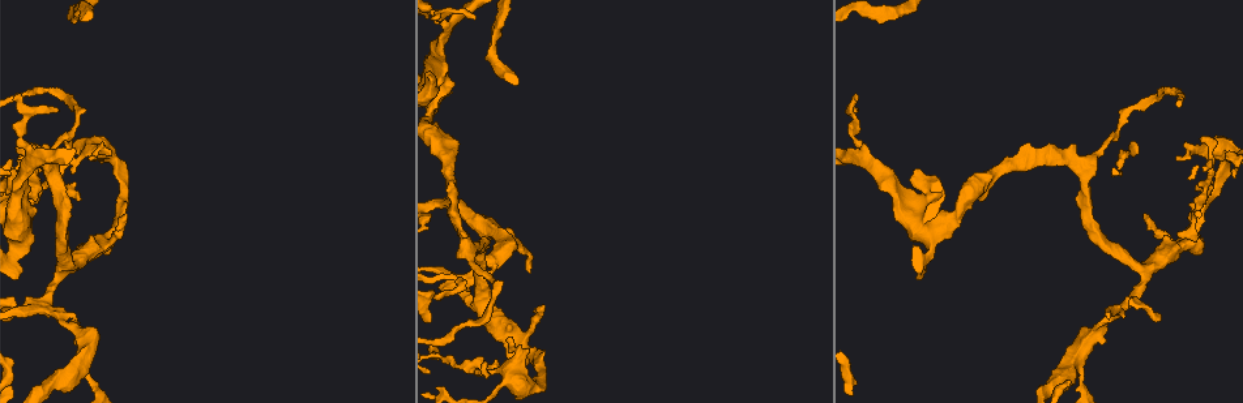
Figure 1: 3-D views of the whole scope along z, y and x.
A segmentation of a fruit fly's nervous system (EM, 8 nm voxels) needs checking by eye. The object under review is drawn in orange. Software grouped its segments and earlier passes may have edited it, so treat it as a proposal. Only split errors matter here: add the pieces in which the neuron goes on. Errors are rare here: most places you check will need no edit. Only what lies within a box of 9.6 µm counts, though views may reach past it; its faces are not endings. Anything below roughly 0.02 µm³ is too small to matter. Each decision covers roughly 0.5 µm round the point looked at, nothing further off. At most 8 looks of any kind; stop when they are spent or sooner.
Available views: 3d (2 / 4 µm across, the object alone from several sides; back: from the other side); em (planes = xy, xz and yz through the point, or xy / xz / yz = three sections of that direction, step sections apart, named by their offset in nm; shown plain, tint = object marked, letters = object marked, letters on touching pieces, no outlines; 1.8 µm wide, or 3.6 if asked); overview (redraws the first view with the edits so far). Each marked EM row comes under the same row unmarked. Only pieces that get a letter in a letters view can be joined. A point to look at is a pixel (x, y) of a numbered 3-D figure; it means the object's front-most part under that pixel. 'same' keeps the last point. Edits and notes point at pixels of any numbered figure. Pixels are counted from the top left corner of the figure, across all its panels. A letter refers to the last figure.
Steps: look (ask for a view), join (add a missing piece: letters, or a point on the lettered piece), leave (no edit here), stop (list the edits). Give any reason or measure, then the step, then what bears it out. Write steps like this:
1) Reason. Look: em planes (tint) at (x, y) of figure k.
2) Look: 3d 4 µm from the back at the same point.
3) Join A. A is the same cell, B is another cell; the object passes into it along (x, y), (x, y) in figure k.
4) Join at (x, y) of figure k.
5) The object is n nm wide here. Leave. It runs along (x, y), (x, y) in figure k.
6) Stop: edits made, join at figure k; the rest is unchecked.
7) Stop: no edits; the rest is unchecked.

Sharp bend. Look: em xz step 4 (tint) at (922, 196) of figure 1.

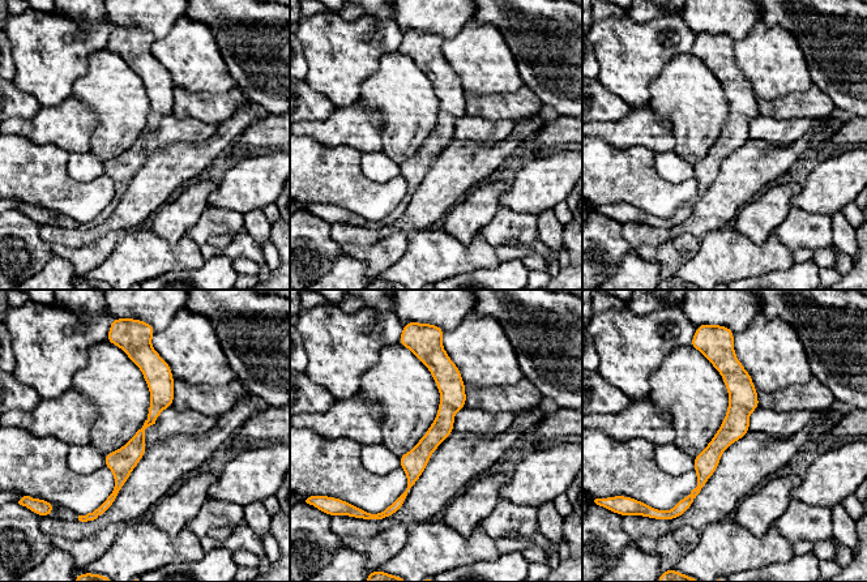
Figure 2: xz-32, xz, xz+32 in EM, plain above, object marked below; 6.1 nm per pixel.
Look: em planes (tint) at the same point.

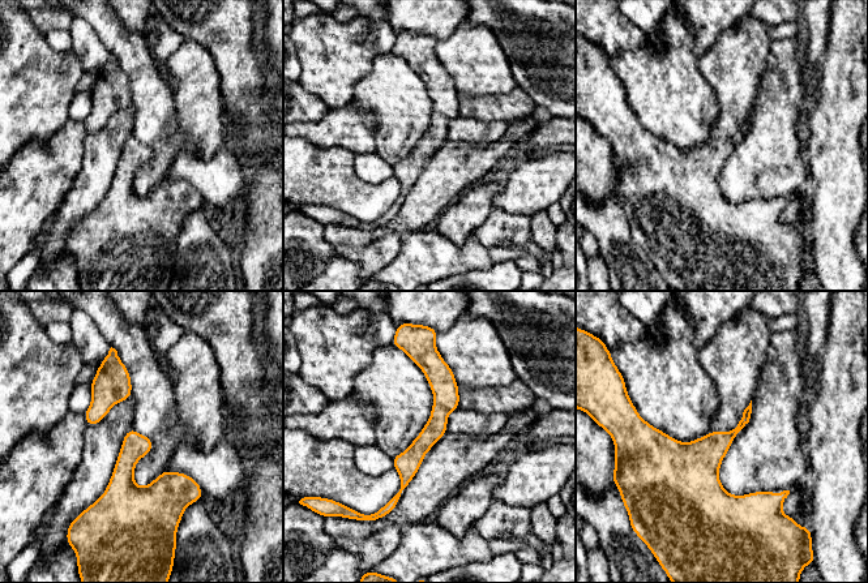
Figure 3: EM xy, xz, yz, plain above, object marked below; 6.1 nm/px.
What lies round it. Look: em planes (letters) at the same point.

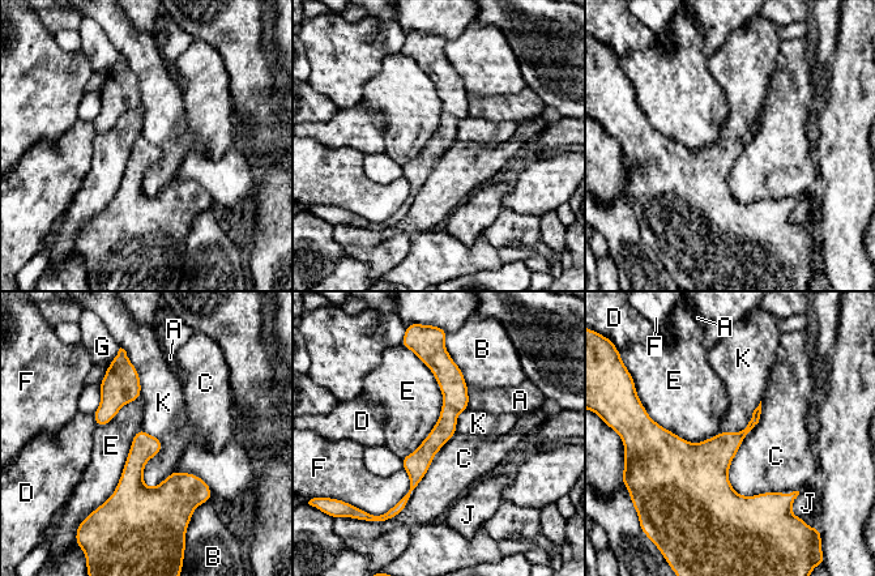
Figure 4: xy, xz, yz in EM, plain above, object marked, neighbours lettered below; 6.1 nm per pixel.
Leave. A, B, C, D, E, F, G, J and K are other cells; no lettered piece goes on from it.

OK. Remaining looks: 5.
Sudden change in width. Look: 3d 2 µm at (486, 260) of figure 1.

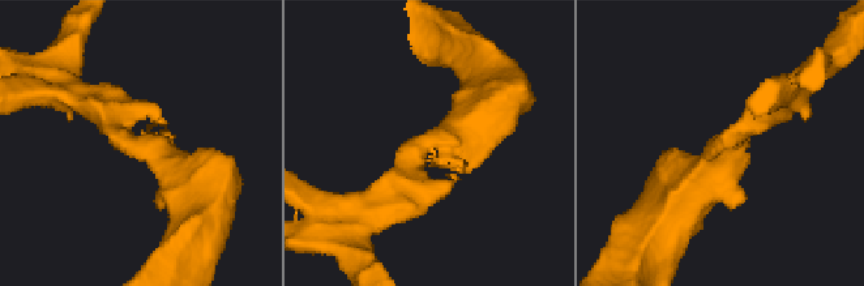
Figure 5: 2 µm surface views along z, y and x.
The arms are 190, 400 nm wide. Look: em xz step 16 (tint) at (144, 139) of figure 5.

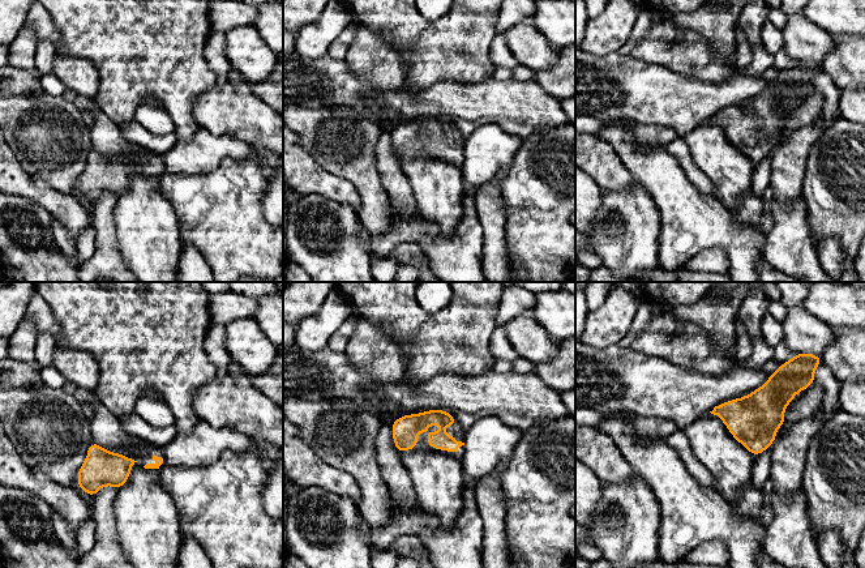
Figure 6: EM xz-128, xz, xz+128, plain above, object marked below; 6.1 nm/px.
Cut it another way. Look: em planes (letters) at the same point.

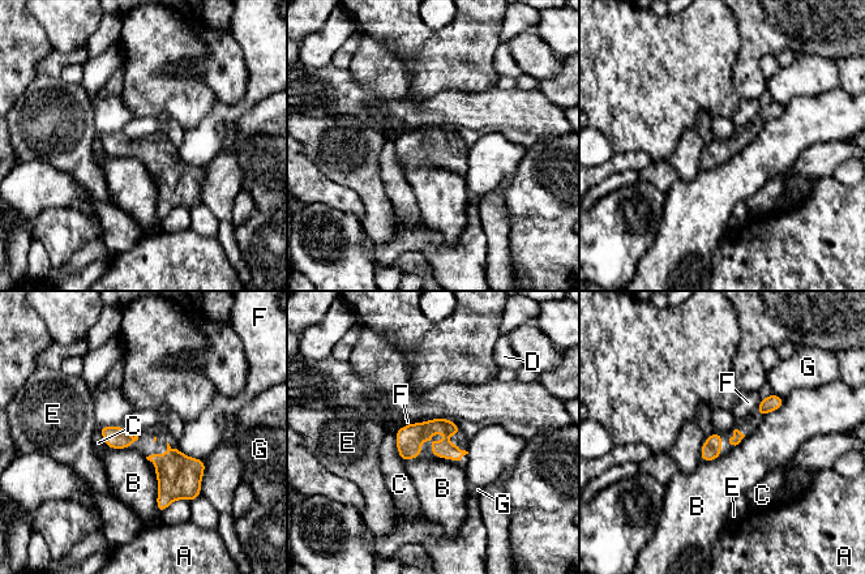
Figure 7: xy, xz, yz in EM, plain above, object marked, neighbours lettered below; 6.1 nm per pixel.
Leave. A, B, C, D, E, F and G are other cells; no lettered piece goes on from it.

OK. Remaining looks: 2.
Sudden change in width. Look: em 3.6 µm planes (tint) at (510, 379) of figure 1.

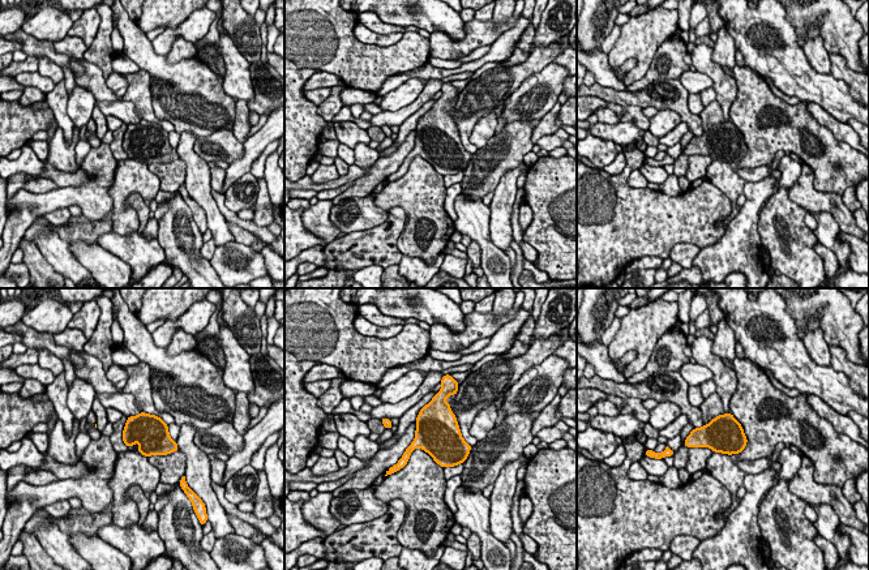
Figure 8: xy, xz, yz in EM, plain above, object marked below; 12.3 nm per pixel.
See the neighbours. Look: em 3.6 µm planes (letters) at the same point.

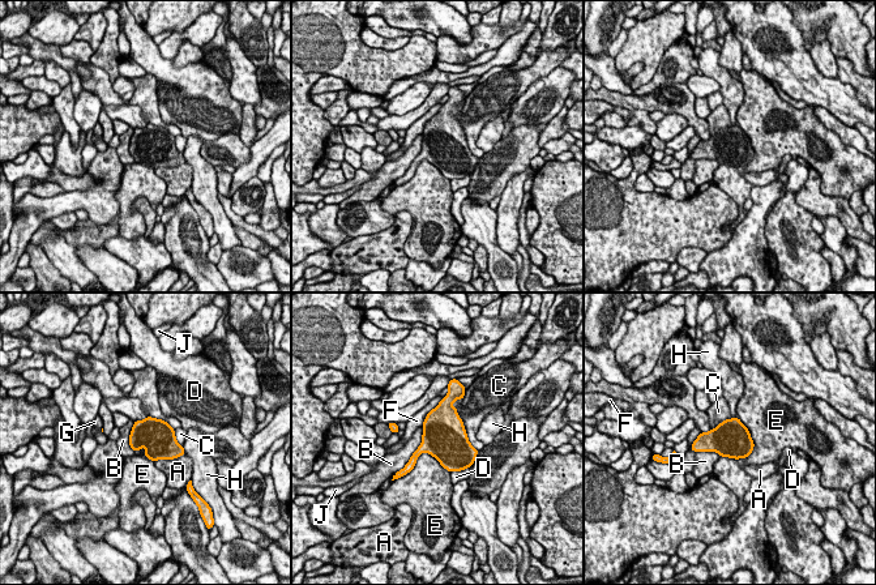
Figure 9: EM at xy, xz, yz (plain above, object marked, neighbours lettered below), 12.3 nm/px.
The object is 460 nm wide here. Leave. A, B, C, D, E, F, G, H and J are other cells; a border runs along (422, 427), (422, 442), (402, 468) in figure 9; no lettered piece goes on from it.

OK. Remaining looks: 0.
Stop: no edits; the rest is unchecked.

